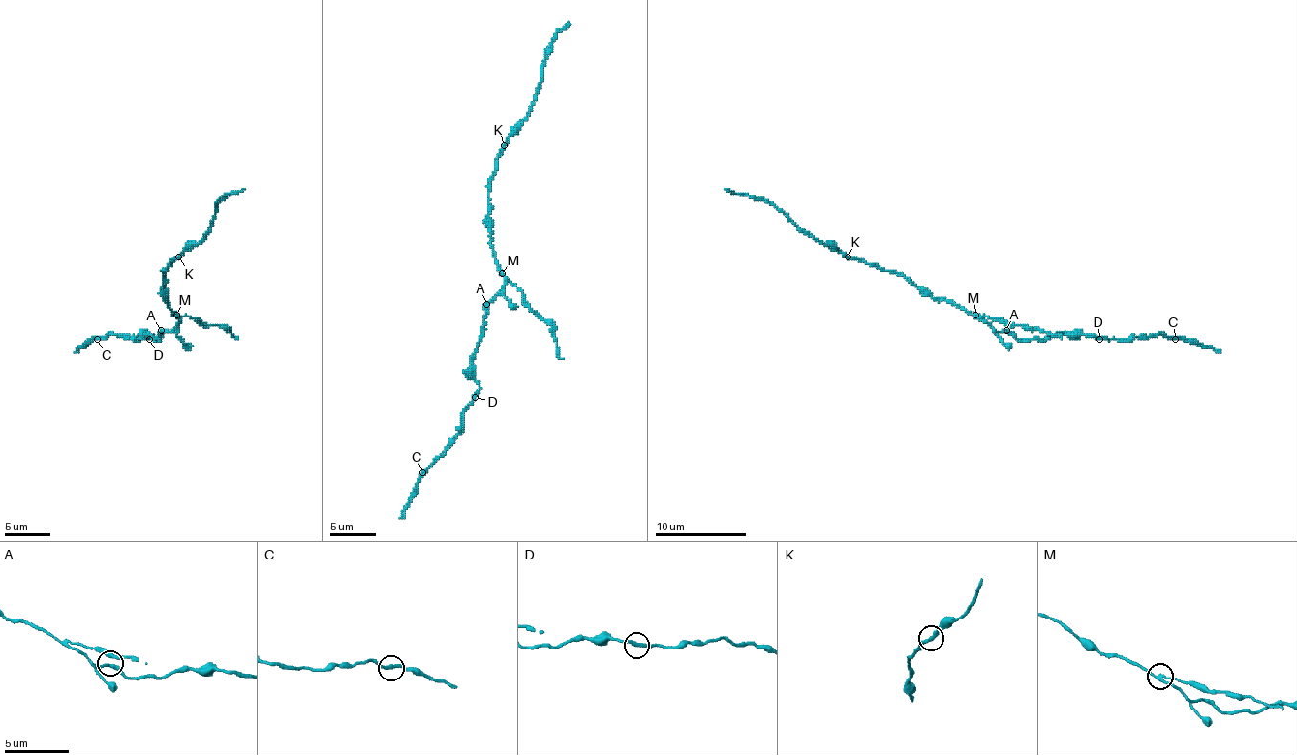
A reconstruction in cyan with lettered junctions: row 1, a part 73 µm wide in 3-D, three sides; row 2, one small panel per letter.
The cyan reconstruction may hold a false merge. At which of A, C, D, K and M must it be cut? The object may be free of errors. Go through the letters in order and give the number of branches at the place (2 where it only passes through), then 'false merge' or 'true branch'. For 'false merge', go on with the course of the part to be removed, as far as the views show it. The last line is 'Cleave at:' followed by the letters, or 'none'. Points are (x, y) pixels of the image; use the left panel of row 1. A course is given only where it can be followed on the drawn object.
A: 2 | true branch
C: 2 | true branch
D: 2 | true branch
K: 2 | true branch
M: 3 | false merge | (176, 314), (197, 318), (203, 325), (222, 325), (238, 339)
Cleave at: M

